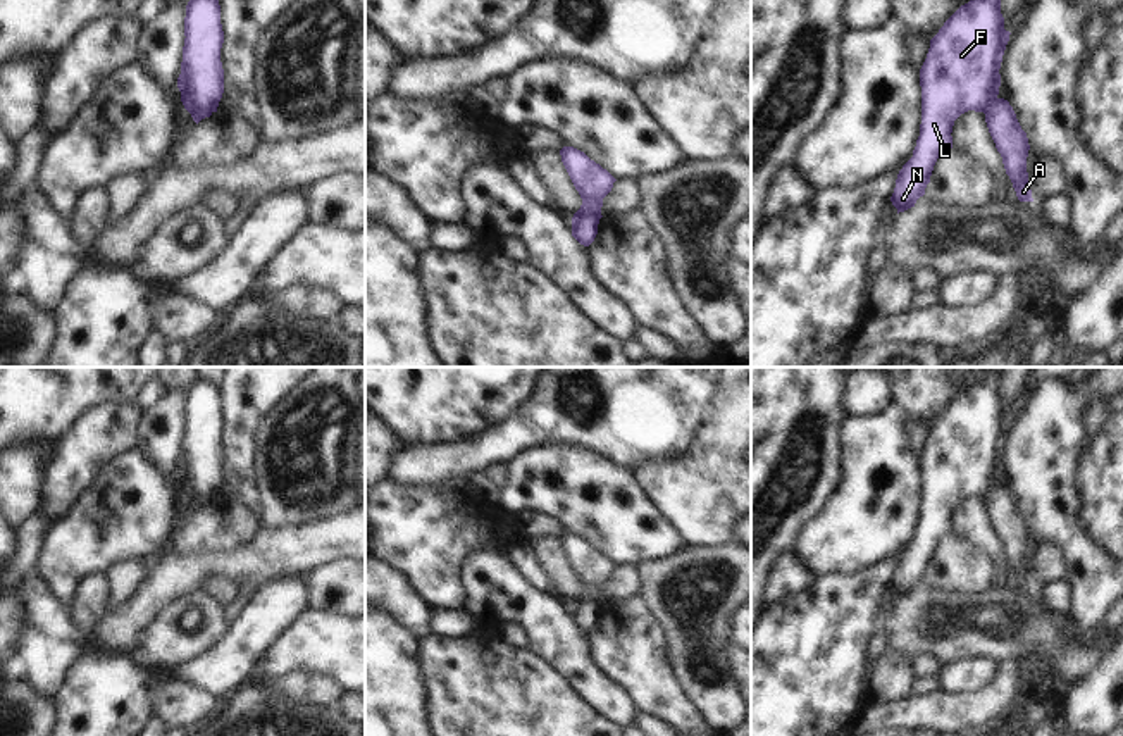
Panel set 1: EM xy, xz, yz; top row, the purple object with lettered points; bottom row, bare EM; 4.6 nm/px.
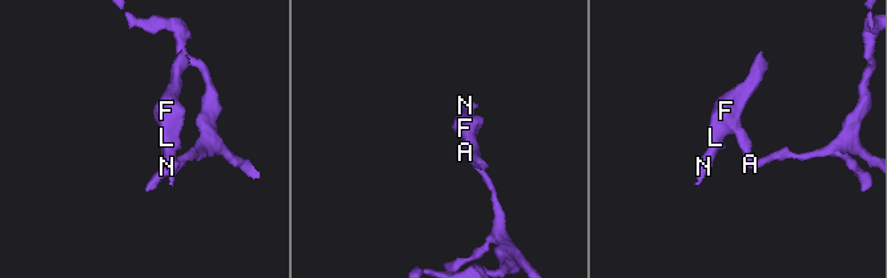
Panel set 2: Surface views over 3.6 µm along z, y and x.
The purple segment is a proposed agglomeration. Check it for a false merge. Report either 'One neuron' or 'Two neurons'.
Two neurons

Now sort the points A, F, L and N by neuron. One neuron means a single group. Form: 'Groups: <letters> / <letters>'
Groups: A / F L N

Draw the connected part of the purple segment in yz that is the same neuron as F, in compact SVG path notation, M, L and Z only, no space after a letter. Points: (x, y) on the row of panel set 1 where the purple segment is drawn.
M970 0L930 40L920 69L920 136L890 196L897 214L915 207L925 195L937 159L952 148L954 121L968 110L985 114L997 98L1009 34L1001 0Z

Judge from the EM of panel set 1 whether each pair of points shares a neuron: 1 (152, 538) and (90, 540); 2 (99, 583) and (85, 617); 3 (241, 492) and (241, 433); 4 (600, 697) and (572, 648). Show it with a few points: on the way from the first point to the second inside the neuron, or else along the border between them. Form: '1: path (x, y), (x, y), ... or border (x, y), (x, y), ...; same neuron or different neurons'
1: path (136, 538), (105, 540); same neuron
2: path (93, 592), (86, 609); same neuron
3: path (241, 478), (241, 447); same neuron
4: path (593, 685), (574, 661); same neuron

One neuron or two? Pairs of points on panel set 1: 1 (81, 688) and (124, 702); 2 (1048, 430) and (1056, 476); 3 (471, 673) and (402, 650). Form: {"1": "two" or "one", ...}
{"1": "one", "2": "one", "3": "two"}

